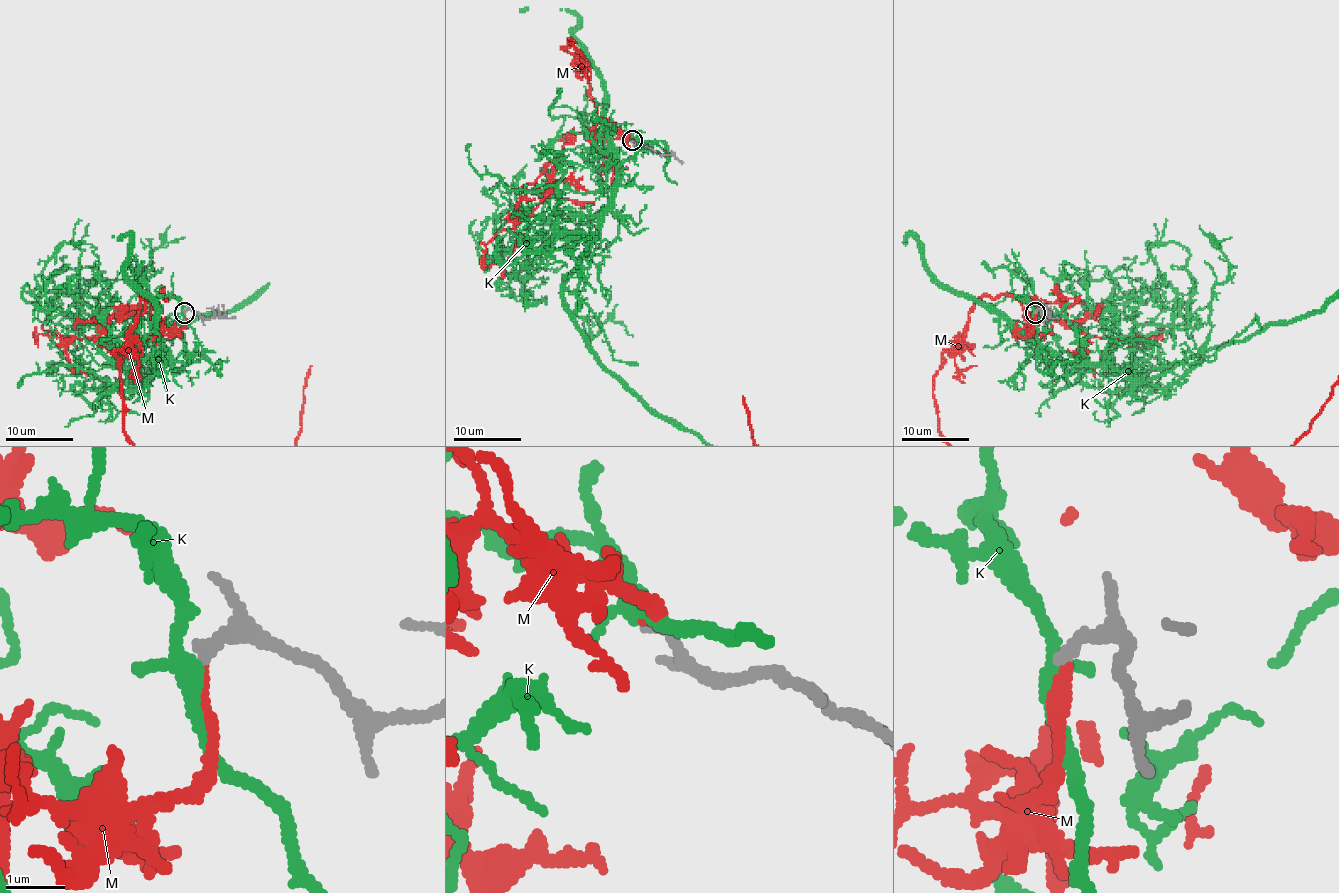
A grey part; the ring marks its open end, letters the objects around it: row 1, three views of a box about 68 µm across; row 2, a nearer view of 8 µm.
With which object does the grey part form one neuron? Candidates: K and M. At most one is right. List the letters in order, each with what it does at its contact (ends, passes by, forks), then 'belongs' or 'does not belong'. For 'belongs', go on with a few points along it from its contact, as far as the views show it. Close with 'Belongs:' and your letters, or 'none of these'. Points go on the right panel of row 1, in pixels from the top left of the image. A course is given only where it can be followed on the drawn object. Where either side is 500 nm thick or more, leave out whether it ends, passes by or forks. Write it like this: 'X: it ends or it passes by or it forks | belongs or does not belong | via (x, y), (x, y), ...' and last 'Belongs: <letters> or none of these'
K: it forks | does not belong
M: it ends | belongs
Belongs: M

